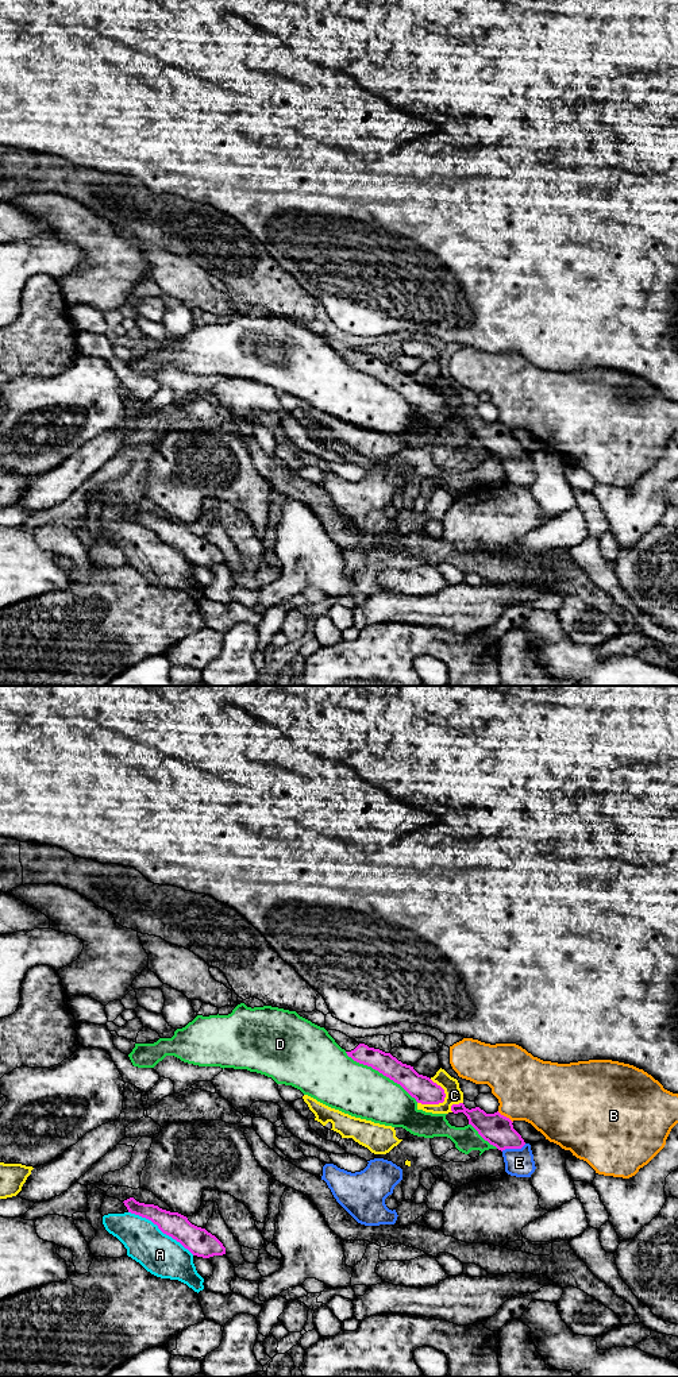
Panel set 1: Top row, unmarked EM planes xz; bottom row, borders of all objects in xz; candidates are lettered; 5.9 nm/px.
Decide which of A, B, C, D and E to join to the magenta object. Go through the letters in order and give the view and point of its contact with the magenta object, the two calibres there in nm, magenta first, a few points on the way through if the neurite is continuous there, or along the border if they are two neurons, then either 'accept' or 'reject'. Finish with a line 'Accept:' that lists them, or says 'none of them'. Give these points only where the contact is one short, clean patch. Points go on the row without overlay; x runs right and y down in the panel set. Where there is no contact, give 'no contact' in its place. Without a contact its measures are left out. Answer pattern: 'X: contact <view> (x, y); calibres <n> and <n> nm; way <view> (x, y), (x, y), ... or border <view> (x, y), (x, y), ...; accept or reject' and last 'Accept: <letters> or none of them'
A: contact xz (161, 539); calibres 160 and 240 nm; reject
B: contact xz (505, 425); calibres 180 and 380 nm; reject
C: contact xz (435, 412); calibres 150 and 100 nm; reject
D: contact xz (381, 381); calibres 150 and 320 nm; reject
E: contact xz (513, 456); calibres 180 and 170 nm; border xz (526, 452), (520, 456), (505, 456), (501, 459); reject
Accept: none of them

